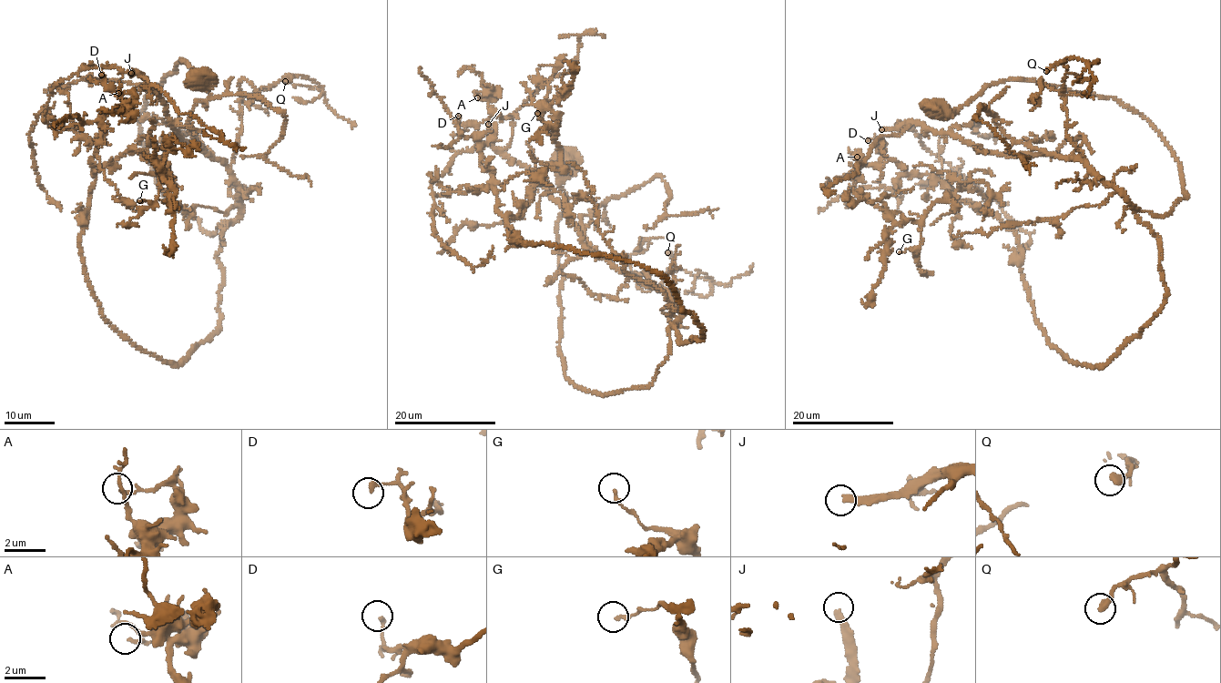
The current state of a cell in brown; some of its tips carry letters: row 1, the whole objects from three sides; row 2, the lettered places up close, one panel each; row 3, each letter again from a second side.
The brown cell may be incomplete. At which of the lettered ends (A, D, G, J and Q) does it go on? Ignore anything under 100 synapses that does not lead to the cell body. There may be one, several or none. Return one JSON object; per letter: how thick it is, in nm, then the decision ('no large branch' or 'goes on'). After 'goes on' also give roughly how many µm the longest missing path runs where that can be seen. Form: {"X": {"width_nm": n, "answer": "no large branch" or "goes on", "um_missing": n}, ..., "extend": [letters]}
{"A": {"width_nm": 110, "answer": "no large branch"}, "D": {"width_nm": 200, "answer": "no large branch"}, "G": {"width_nm": 160, "answer": "no large branch"}, "J": {"width_nm": 280, "answer": "goes on", "um_missing": 70}, "Q": {"width_nm": 360, "answer": "no large branch"}, "extend": ["J"]}

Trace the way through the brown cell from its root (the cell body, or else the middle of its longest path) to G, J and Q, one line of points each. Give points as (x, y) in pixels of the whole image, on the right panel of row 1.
G: (939, 109), (1013, 79), (1140, 113), (1187, 194), (1135, 209), (1166, 300), (1089, 366), (978, 192), (899, 251)
J: (939, 109), (1013, 79), (1116, 97), (1161, 135), (1187, 194), (1154, 215), (1074, 158), (881, 129)
Q: (939, 109), (1013, 79), (1116, 97), (1179, 162), (1167, 214), (1093, 172), (1068, 71), (1046, 71)

